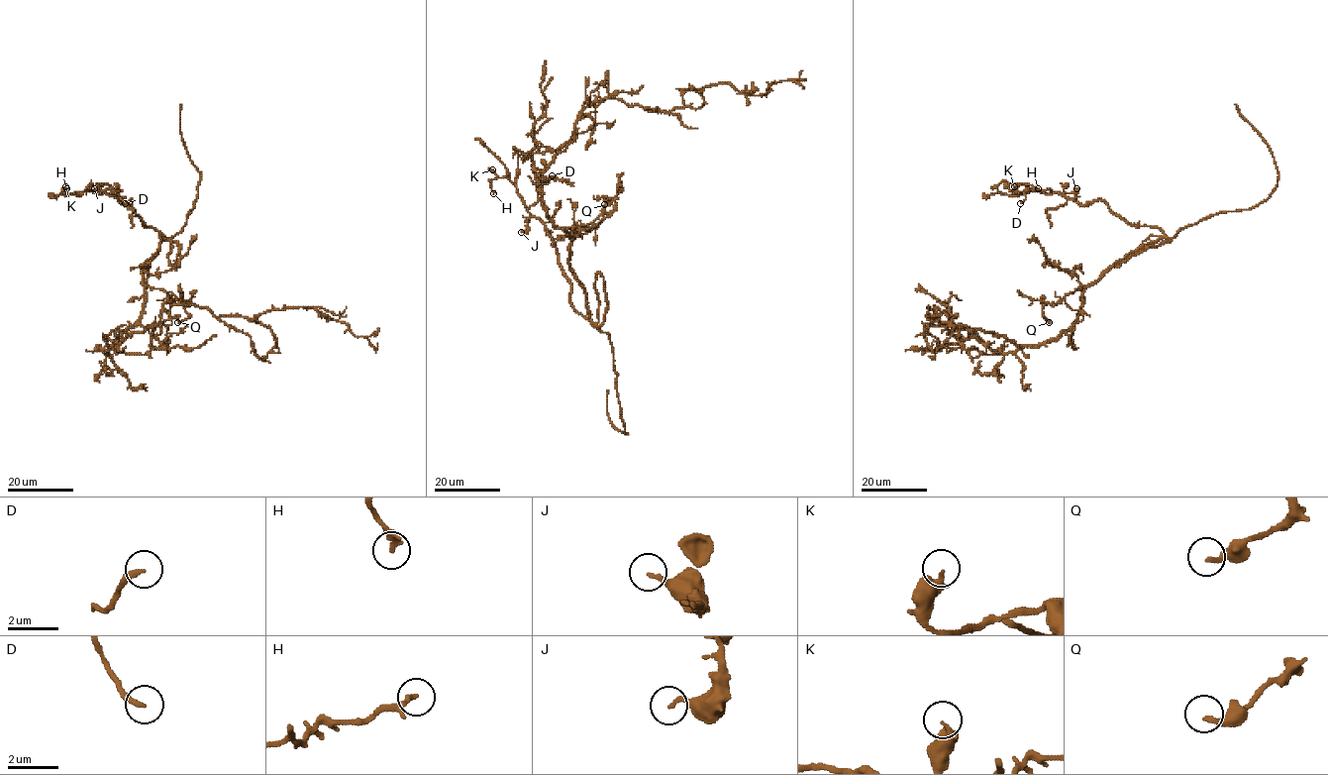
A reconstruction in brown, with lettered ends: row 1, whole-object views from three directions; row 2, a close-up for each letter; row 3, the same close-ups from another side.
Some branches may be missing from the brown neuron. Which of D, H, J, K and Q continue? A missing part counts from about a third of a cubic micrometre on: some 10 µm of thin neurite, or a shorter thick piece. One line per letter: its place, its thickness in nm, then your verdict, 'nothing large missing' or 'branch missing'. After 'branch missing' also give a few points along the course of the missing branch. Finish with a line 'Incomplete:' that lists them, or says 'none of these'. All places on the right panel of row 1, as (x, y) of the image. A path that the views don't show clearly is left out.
D: place (1020, 203); calibre 200 nm; nothing large missing
H: place (1038, 188); calibre 240 nm; nothing large missing
J: place (1076, 188); calibre 190 nm; nothing large missing
K: place (1014, 186); calibre 340 nm; nothing large missing
Q: place (1049, 322); calibre 280 nm; nothing large missing
Incomplete: none of these

